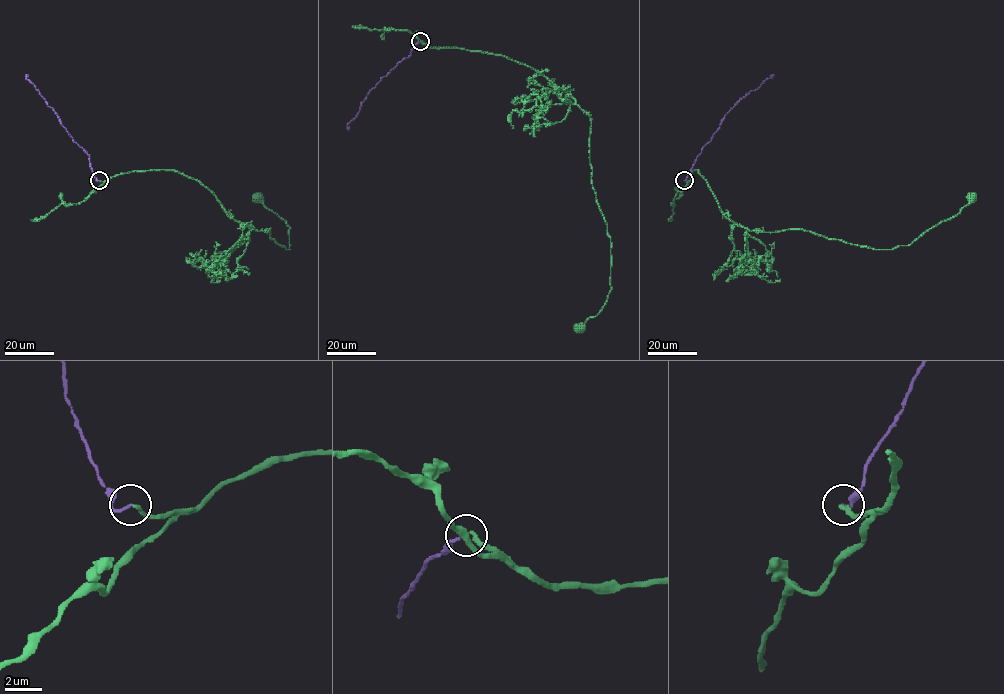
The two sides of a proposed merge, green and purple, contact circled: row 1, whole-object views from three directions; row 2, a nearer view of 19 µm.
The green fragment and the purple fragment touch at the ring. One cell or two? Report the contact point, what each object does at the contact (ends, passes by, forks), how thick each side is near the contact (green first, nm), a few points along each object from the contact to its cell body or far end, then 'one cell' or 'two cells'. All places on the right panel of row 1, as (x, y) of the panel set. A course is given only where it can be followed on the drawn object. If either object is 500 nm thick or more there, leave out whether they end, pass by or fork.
at (684, 180); green ends there; purple ends there; 200 nm thick on the green side, 140 nm on the other; green runs (684, 180), (697, 169), (721, 211), (748, 230), (802, 229), (878, 249), (909, 245), (958, 214), (971, 195); purple runs (684, 180), (727, 113), (774, 74); two cells

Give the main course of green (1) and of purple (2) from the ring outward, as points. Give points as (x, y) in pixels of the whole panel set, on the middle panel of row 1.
1: (421, 41), (528, 65), (589, 115), (592, 186), (611, 240), (611, 289), (605, 304), (579, 327)
2: (420, 41), (407, 58), (369, 91), (359, 112), (347, 125), (348, 130)

